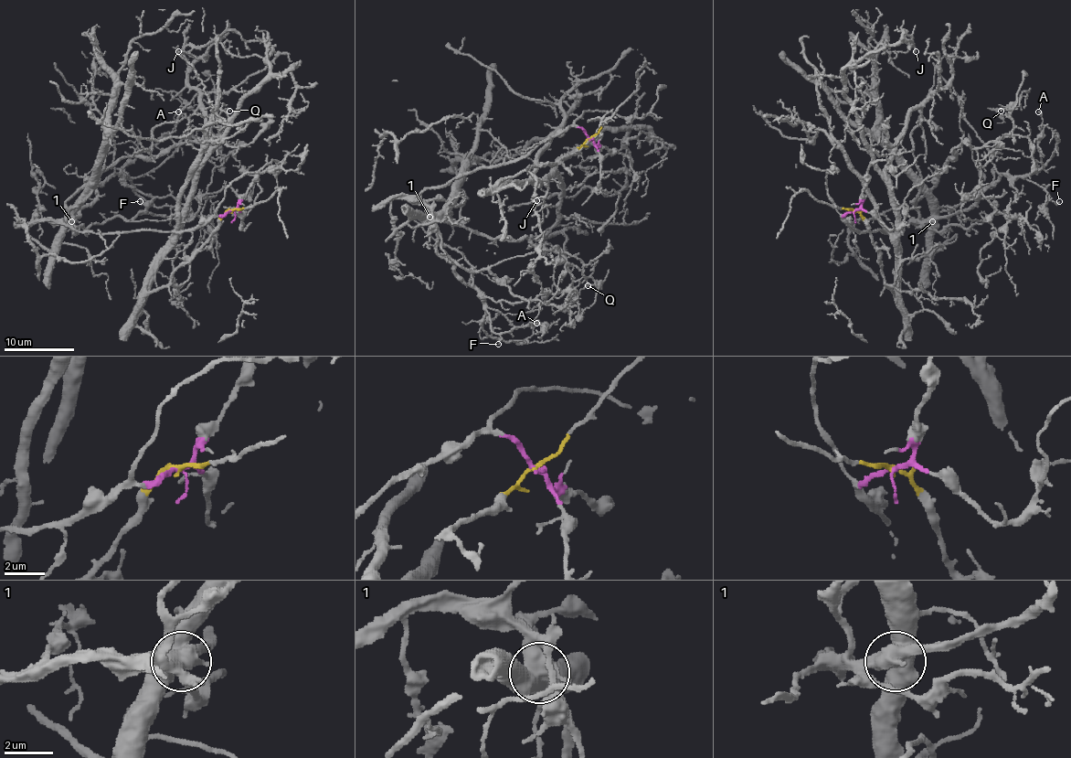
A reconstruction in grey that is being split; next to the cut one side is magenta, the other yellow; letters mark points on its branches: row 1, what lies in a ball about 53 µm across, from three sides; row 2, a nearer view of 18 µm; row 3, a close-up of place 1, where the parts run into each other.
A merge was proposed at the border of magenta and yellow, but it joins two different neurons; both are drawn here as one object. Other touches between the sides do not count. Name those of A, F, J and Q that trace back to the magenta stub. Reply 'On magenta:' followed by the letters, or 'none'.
On magenta: A, F, Q

